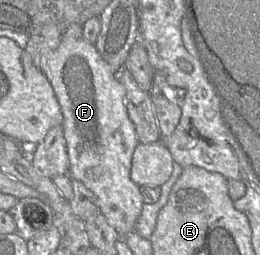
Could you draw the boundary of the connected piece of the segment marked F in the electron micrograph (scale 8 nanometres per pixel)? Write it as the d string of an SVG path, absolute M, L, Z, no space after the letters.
M62 39L57 49L41 58L39 69L51 83L63 114L63 130L69 157L68 175L81 181L95 196L98 211L117 231L120 238L135 231L144 204L140 187L130 177L132 157L139 144L135 127L130 120L125 91L110 65L101 57L95 45L80 39Z

